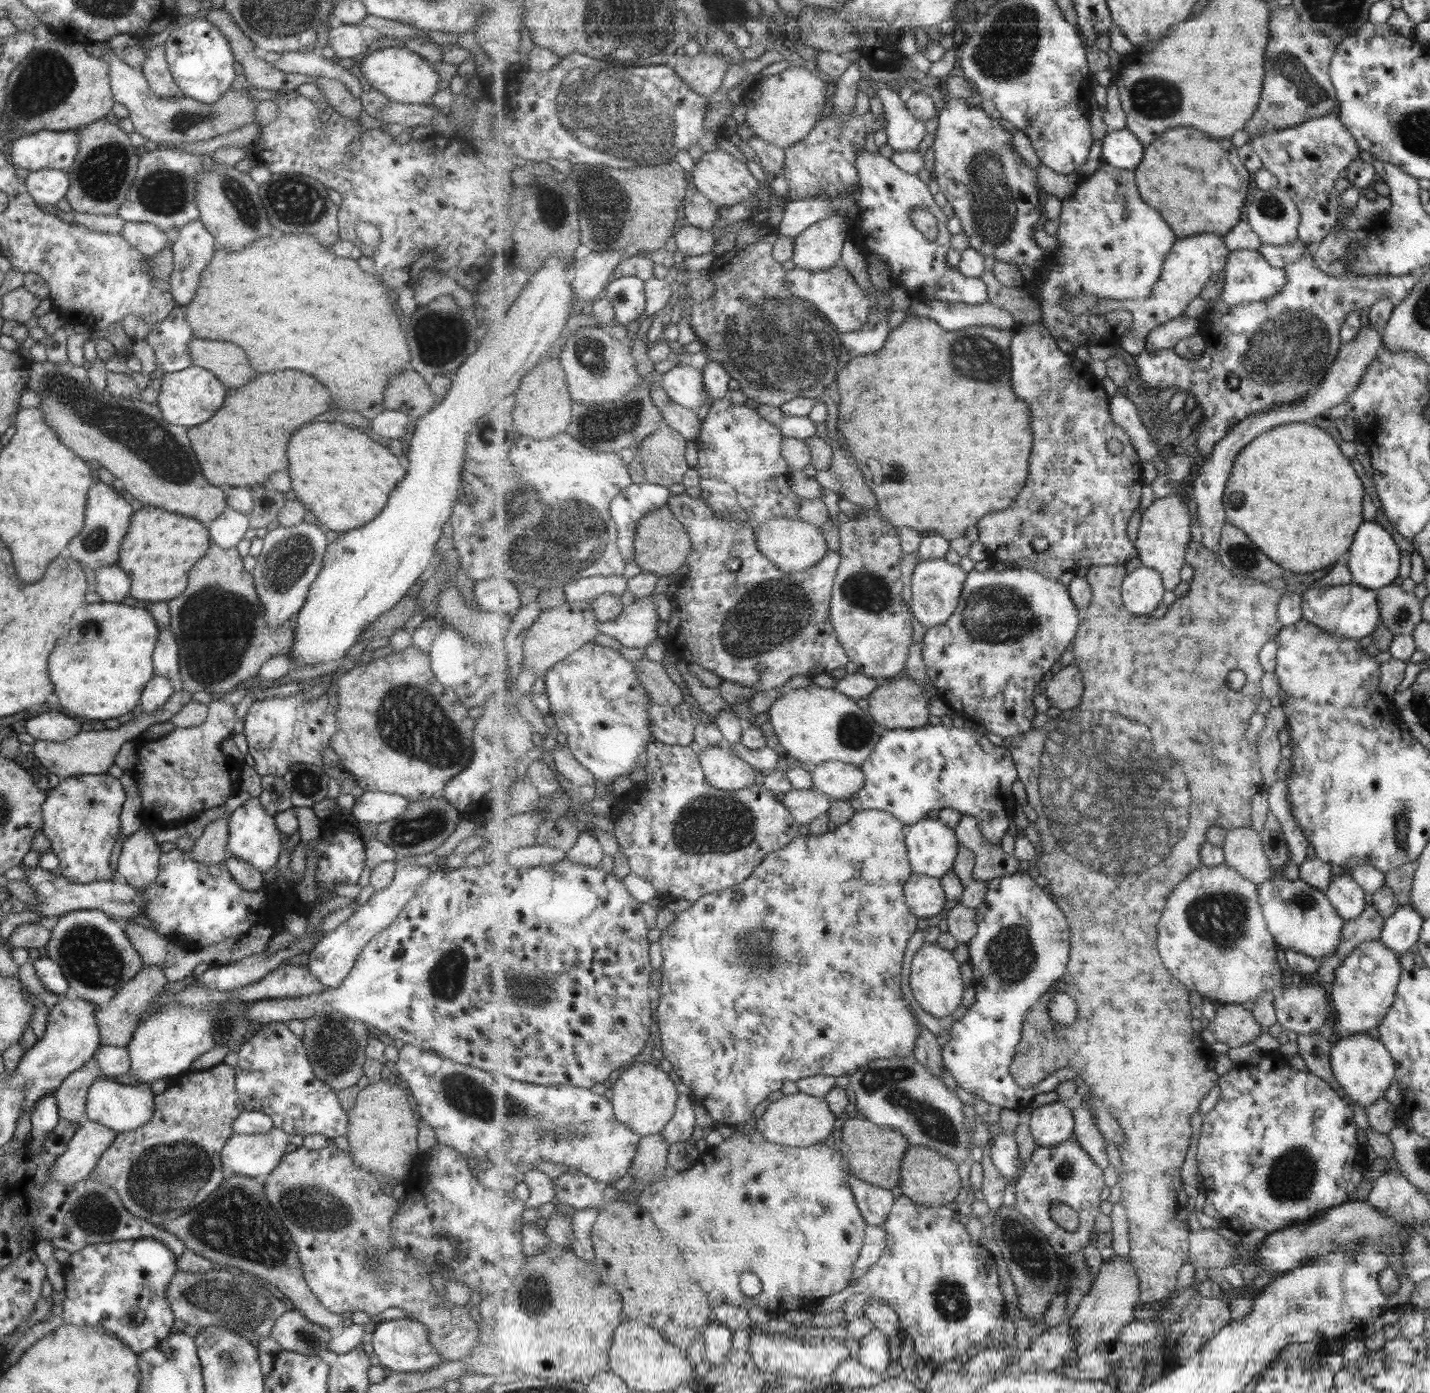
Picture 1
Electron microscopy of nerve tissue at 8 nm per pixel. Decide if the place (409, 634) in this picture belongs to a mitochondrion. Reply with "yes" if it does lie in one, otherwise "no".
no

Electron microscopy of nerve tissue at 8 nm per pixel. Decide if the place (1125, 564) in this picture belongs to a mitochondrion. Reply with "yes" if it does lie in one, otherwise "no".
no

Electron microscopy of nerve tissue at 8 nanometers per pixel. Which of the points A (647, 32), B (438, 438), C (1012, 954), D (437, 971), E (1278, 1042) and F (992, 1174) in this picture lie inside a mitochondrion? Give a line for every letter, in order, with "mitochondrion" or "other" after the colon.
A: mitochondrion
B: other
C: mitochondrion
D: mitochondrion
E: other
F: other

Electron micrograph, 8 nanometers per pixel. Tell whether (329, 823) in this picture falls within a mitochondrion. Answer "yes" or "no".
no

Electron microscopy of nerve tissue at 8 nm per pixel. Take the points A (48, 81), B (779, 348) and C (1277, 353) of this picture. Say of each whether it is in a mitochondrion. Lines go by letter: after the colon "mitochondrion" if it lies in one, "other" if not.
A: mitochondrion
B: mitochondrion
C: mitochondrion

